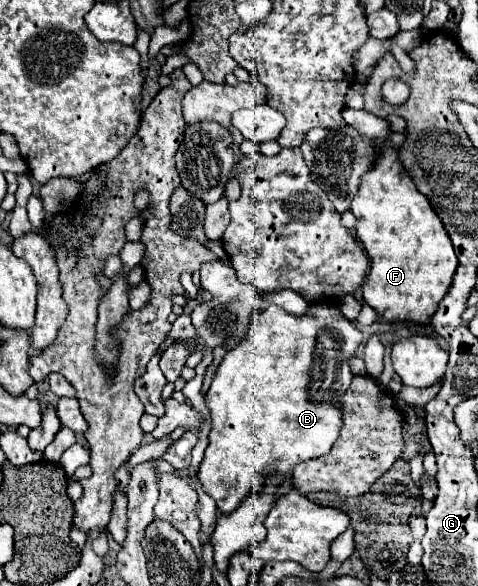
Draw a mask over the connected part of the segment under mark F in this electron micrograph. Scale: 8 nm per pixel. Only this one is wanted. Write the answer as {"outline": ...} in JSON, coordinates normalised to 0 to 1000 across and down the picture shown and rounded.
{"outline":[[[722,186],[718,203],[738,213],[764,237],[780,244],[789,254],[789,268],[776,282],[776,288],[755,302],[751,326],[734,343],[734,363],[747,370],[747,408],[759,415],[768,439],[776,445],[776,459],[768,469],[768,480],[759,480],[755,497],[759,510],[810,548],[868,548],[868,551],[893,551],[902,538],[910,534],[918,514],[931,507],[948,466],[956,459],[956,439],[944,418],[944,408],[931,394],[927,377],[902,353],[897,340],[868,319],[864,302],[851,295],[851,288],[835,275],[835,258],[818,251],[814,227],[818,217],[810,203],[785,200],[780,193],[764,186]]]}

